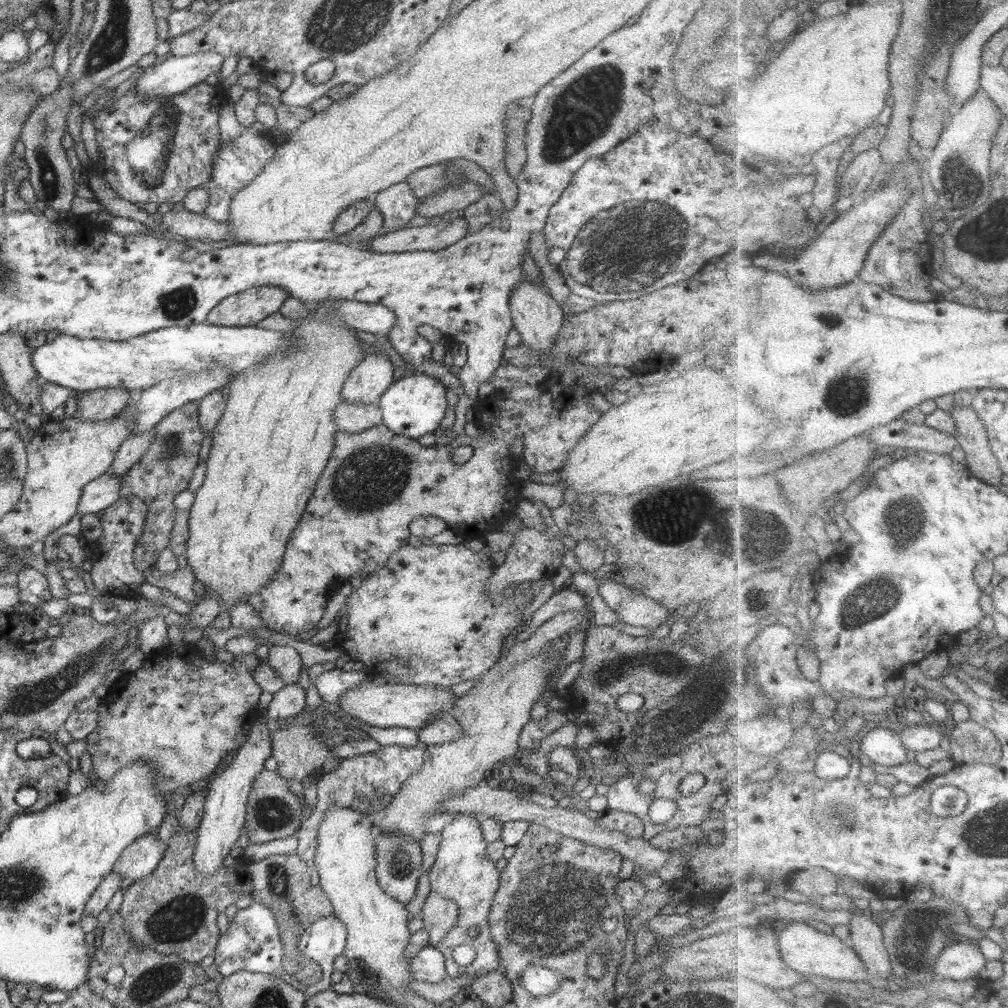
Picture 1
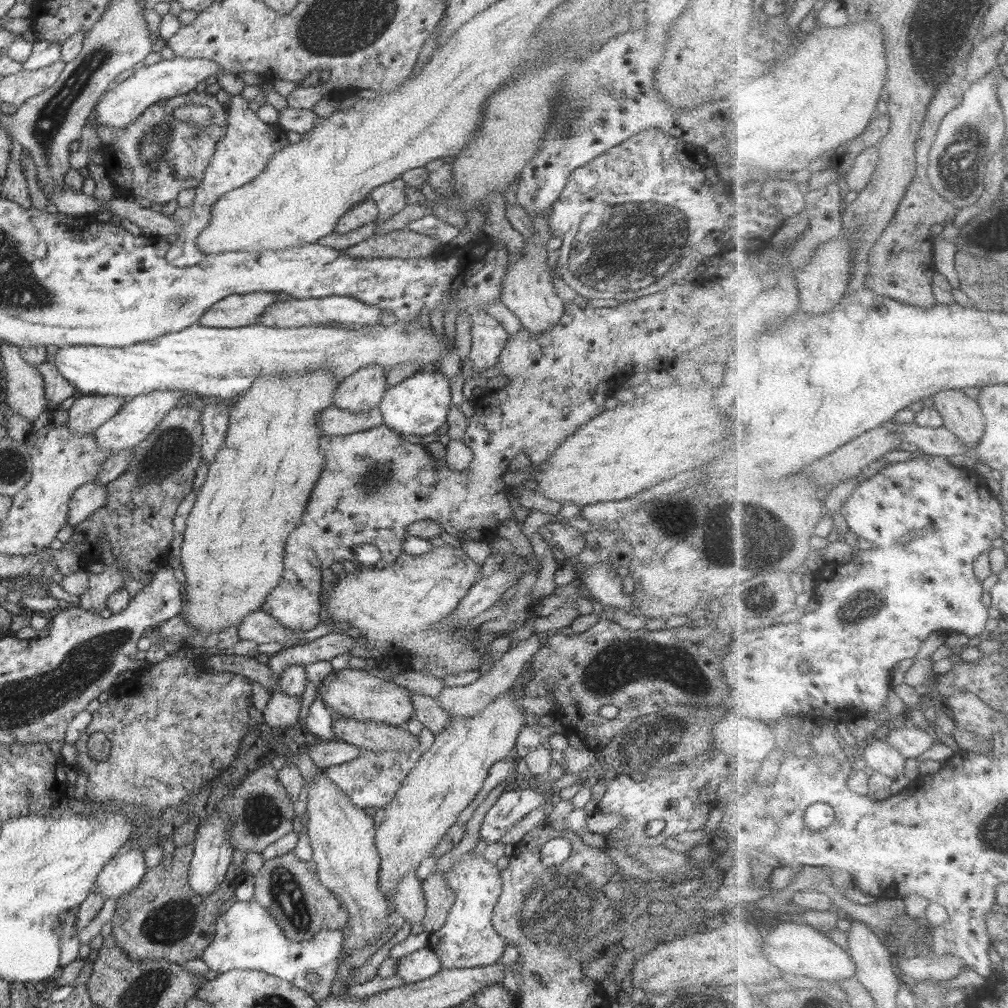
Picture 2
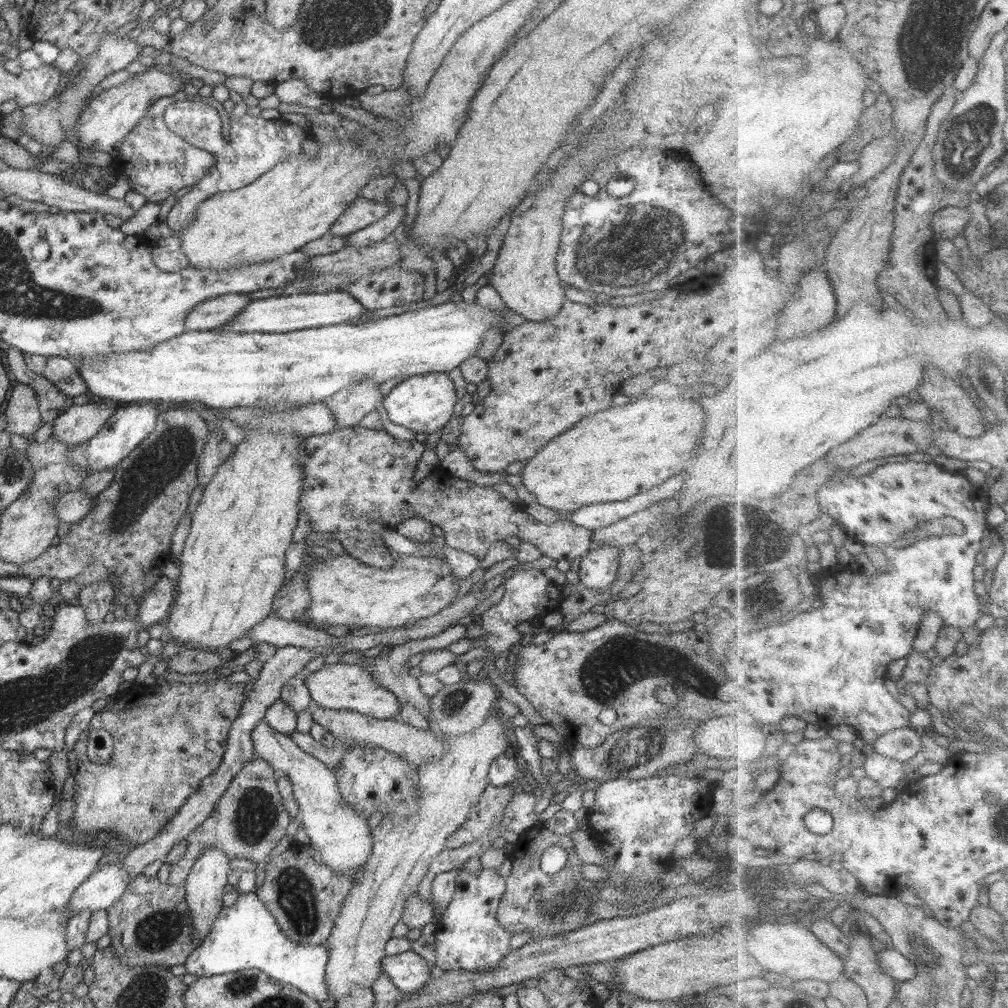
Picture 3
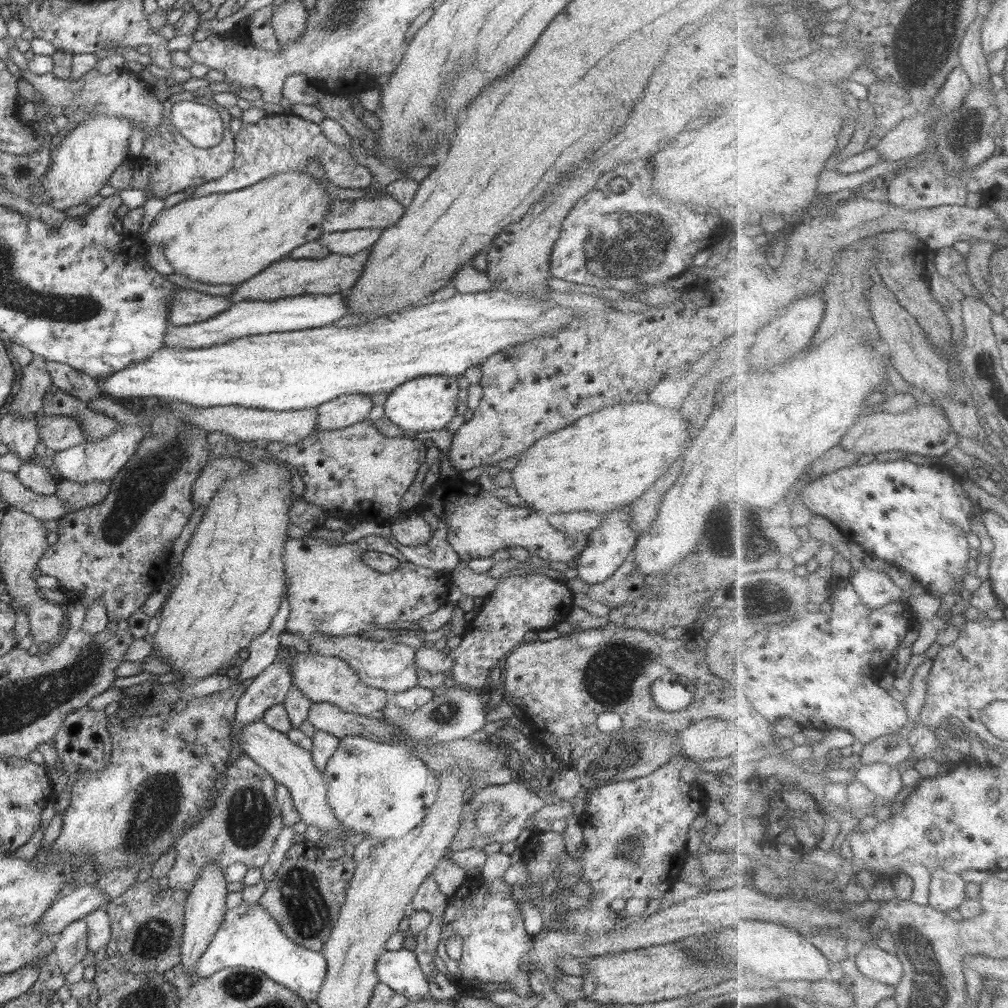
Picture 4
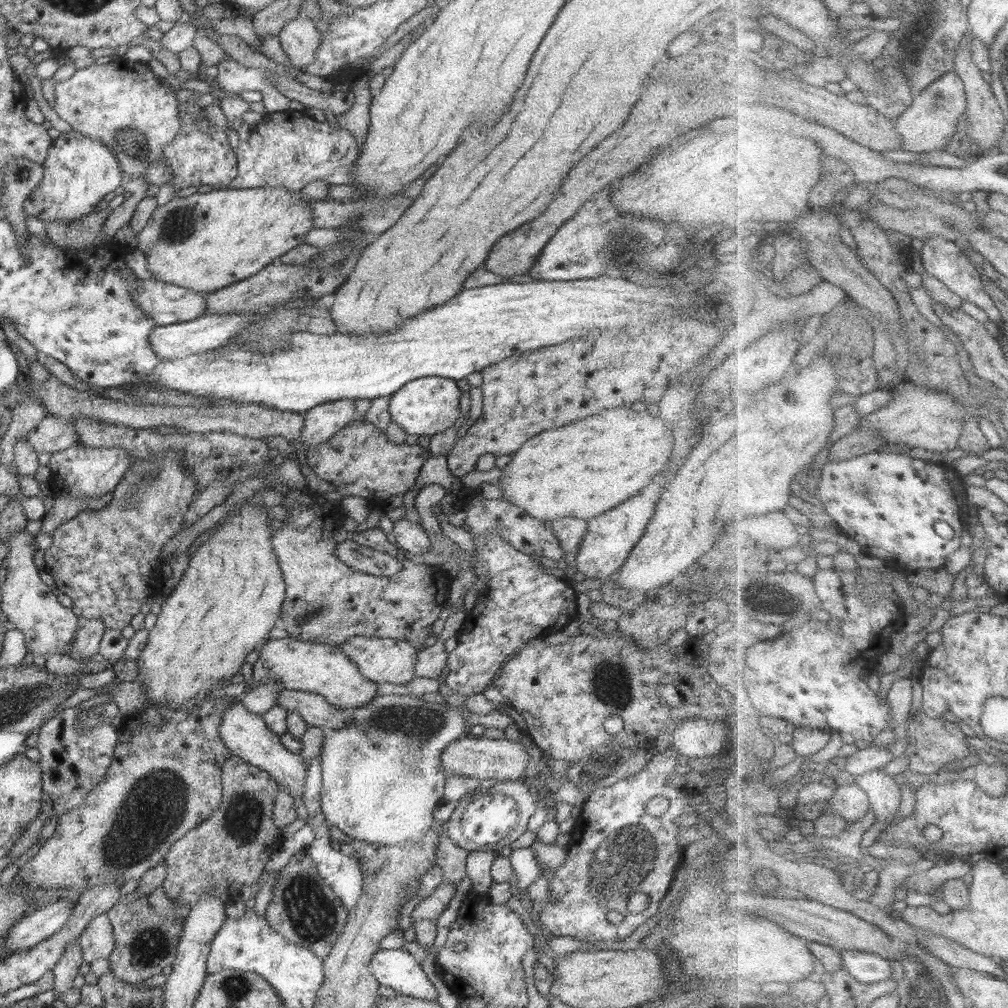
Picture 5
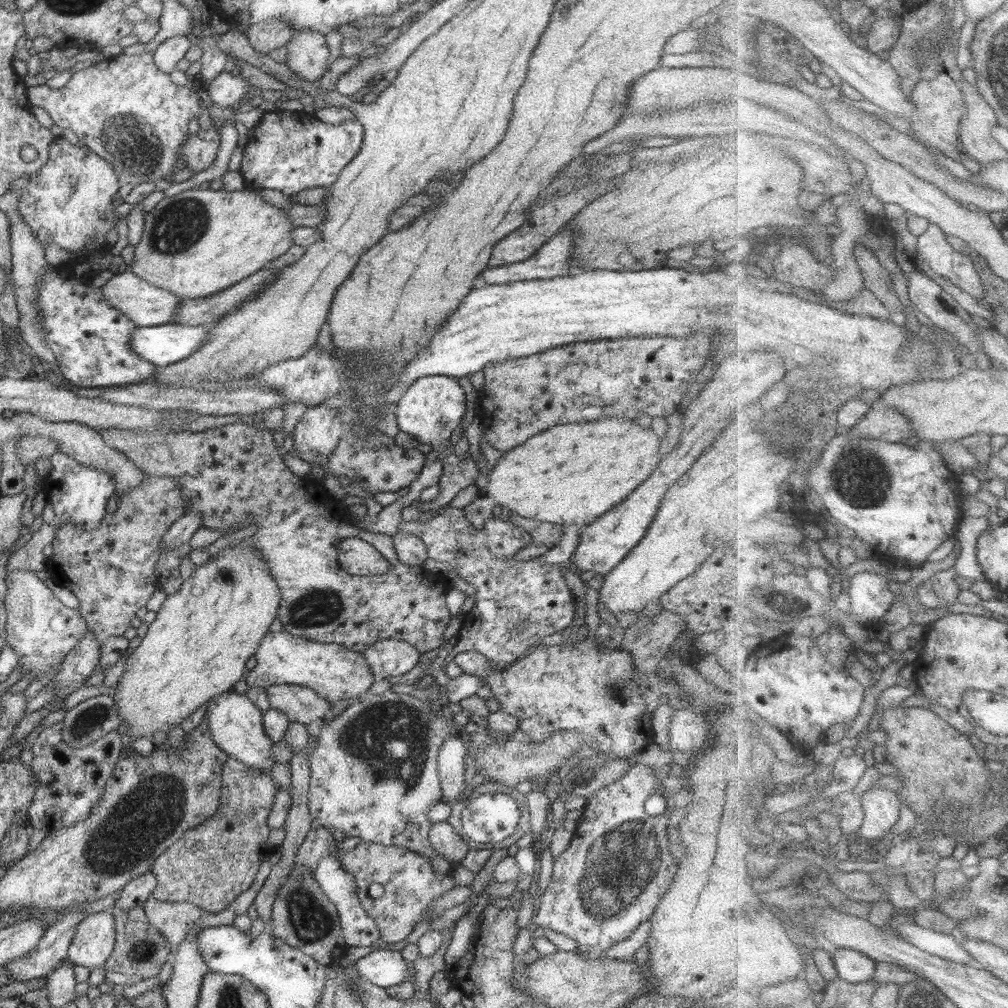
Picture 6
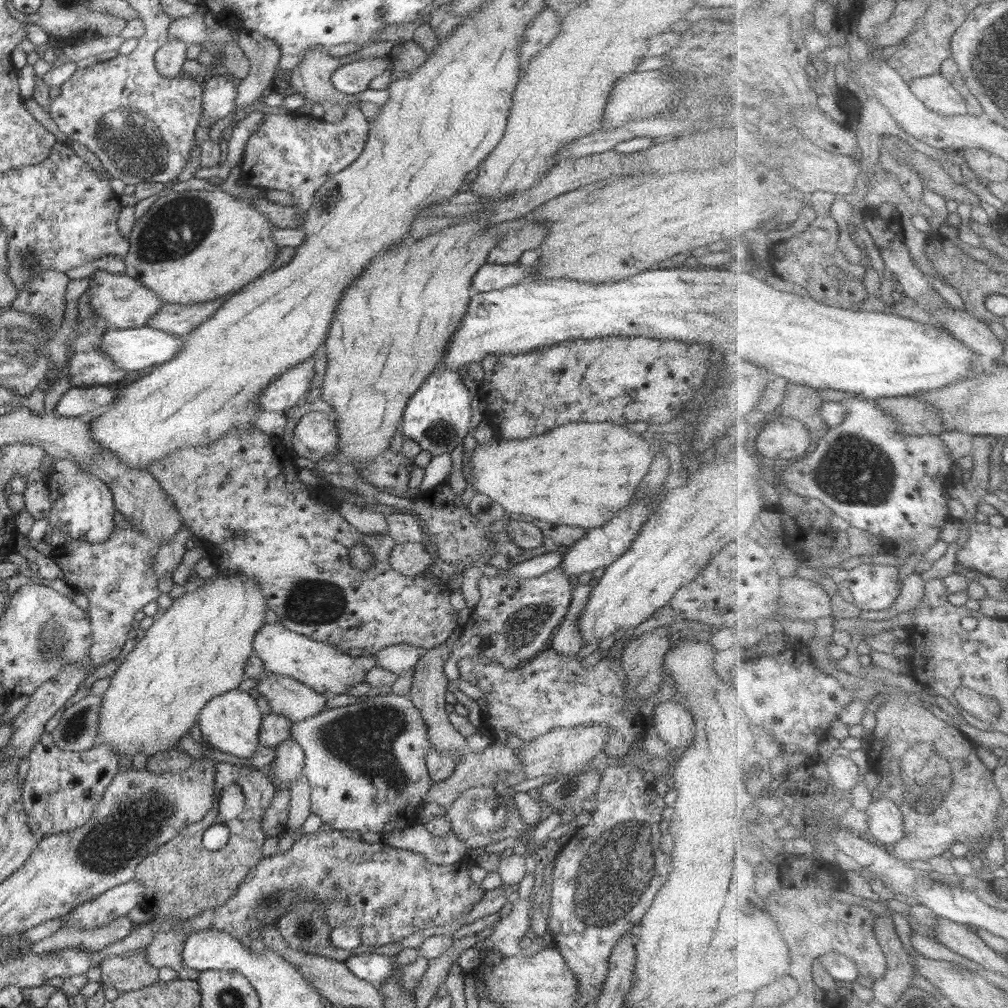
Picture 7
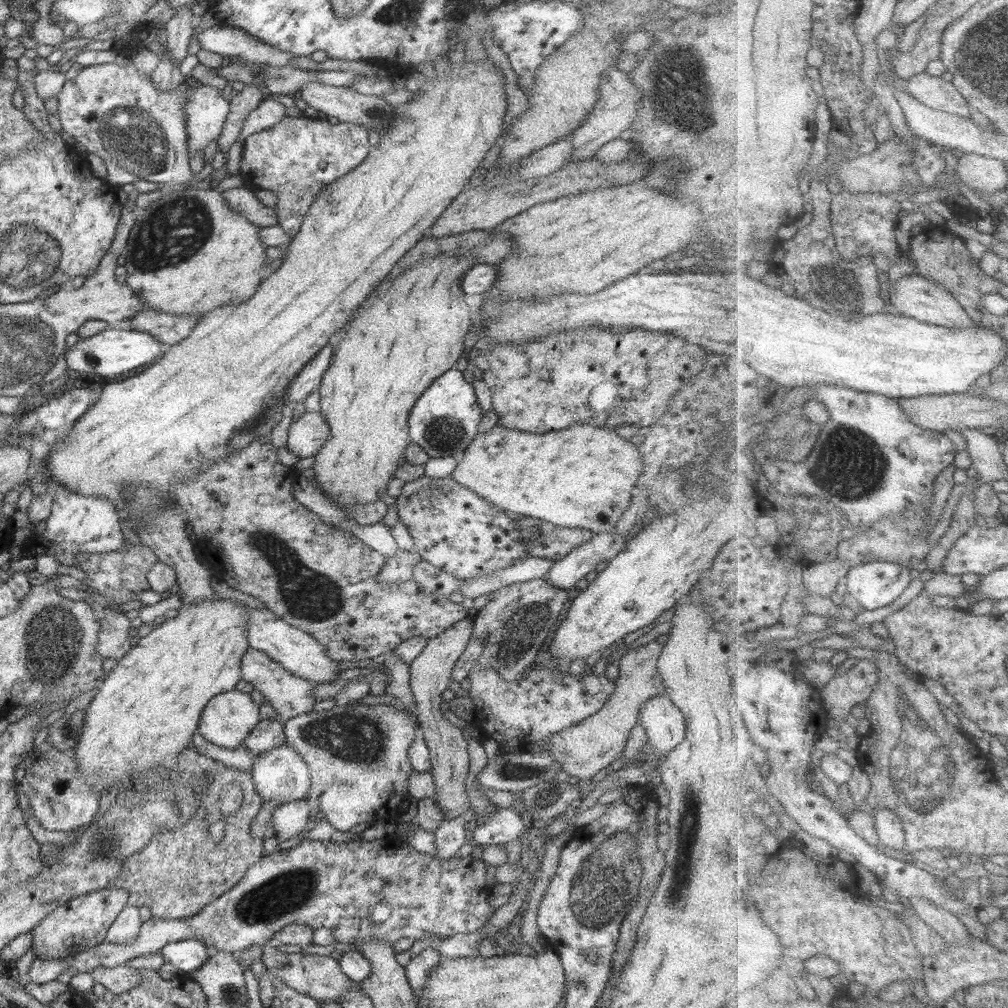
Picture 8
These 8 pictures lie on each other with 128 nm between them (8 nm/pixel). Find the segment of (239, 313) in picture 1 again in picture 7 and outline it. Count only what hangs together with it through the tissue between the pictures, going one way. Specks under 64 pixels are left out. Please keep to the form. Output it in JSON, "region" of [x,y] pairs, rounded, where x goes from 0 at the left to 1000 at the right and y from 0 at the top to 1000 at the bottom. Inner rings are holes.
{"region":[[[95,268],[88,277],[89,306],[99,314],[103,314],[109,326],[133,326],[147,322],[151,313],[164,302],[145,286],[139,279],[121,272],[109,272],[103,268]]]}

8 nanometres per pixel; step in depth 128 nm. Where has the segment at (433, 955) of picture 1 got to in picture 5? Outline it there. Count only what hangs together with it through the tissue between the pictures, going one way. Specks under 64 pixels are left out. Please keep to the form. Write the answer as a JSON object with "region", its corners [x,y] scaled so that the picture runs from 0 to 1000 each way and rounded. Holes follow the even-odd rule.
{"region":[[[377,941],[367,954],[367,962],[373,972],[381,978],[390,980],[395,986],[410,988],[421,992],[435,992],[435,984],[431,976],[423,969],[423,964],[419,962],[418,956],[401,941],[379,942]]]}

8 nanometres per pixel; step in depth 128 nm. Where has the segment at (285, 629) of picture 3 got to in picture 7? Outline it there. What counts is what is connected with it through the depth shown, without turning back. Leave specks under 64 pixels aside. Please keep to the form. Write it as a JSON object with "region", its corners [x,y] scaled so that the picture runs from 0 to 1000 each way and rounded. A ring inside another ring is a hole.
{"region":[[[409,639],[383,641],[372,649],[373,661],[397,669],[405,664],[411,664],[417,652],[423,647],[422,643],[415,643]]]}

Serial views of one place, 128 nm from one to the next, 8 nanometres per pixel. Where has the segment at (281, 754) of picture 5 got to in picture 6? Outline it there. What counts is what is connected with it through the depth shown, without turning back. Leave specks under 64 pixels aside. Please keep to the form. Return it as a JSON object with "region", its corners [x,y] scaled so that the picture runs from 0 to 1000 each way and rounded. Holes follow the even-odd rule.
{"region":[[[230,685],[210,691],[205,699],[203,710],[208,732],[218,743],[224,745],[227,751],[253,763],[270,762],[277,758],[270,751],[270,738],[273,736],[264,729],[260,704],[256,703],[243,688]]]}

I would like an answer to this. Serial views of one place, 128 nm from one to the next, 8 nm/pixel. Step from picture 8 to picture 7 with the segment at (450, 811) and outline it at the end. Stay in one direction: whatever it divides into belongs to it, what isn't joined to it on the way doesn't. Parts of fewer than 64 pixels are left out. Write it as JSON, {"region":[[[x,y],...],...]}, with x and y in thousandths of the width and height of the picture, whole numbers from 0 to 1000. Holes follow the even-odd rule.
{"region":[[[437,639],[427,643],[411,661],[411,669],[409,673],[409,681],[407,681],[406,693],[417,704],[417,709],[423,717],[425,723],[425,733],[429,742],[435,743],[438,749],[442,747],[450,747],[452,756],[456,755],[456,751],[464,744],[462,731],[456,728],[444,714],[444,706],[442,706],[442,686],[445,677],[444,671],[440,669],[440,656],[446,652],[448,641]]]}

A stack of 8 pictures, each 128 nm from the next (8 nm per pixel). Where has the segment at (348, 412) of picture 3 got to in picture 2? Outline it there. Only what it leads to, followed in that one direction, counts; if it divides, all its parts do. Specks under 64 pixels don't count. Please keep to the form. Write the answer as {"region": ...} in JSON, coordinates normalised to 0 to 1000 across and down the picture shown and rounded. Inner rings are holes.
{"region":[[[367,362],[351,369],[335,382],[329,402],[339,407],[357,409],[377,401],[386,384],[379,363]]]}

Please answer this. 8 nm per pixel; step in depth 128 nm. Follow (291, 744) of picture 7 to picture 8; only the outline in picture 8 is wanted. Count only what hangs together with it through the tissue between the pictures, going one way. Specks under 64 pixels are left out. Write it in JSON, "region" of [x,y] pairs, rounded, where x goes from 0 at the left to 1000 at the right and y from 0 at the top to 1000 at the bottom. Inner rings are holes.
{"region":[[[284,738],[256,748],[248,766],[253,777],[253,784],[262,795],[276,796],[280,799],[301,794],[309,784],[309,764],[307,760],[300,754],[296,745]]]}

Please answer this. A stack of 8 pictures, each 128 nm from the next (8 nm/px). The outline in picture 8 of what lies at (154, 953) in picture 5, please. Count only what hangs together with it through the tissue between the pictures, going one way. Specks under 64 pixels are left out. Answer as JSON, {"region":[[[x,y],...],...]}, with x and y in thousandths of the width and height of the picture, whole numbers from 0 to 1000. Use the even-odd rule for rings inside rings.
{"region":[[[127,957],[114,958],[113,960],[97,958],[97,960],[89,962],[88,965],[91,967],[93,976],[103,977],[112,987],[131,982],[137,978],[137,974],[141,974],[141,967],[137,965],[137,961]]]}

